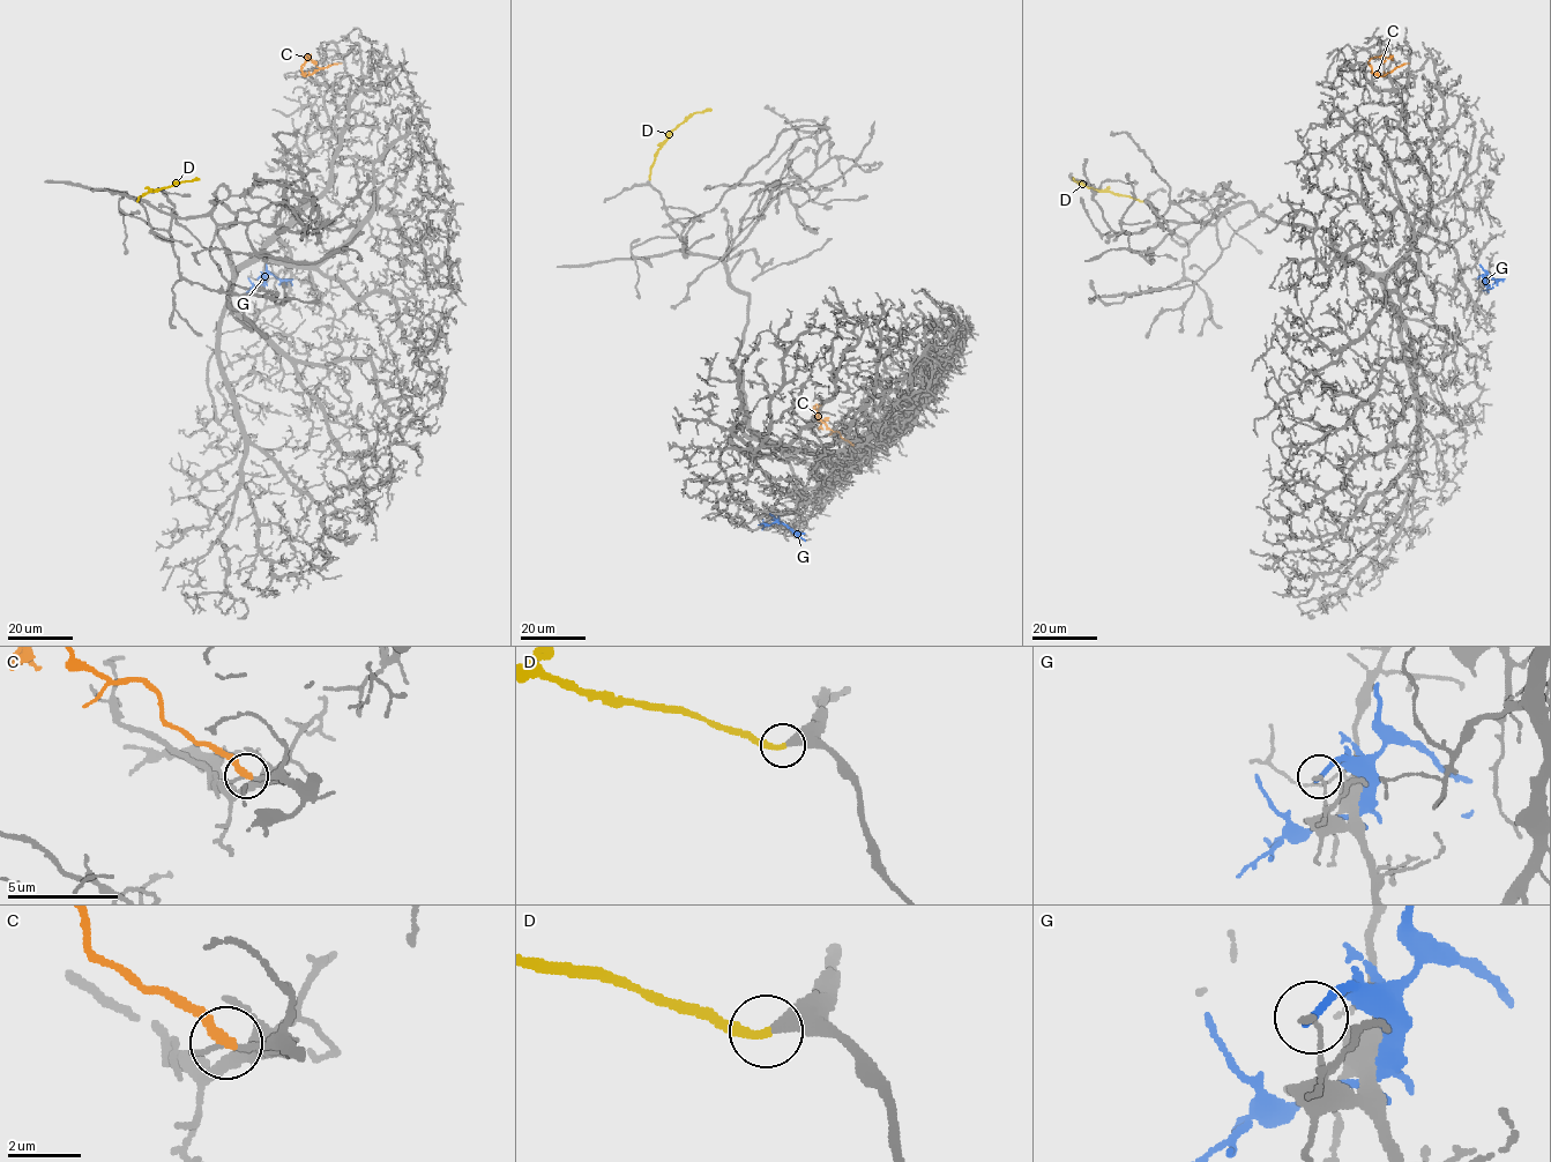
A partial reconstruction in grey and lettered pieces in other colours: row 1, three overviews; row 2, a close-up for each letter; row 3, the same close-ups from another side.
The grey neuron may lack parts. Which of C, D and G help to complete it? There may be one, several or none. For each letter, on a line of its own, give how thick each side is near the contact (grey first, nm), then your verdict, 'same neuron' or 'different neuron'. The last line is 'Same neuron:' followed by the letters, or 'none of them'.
C: 180 nm thick on the grey side, 280 nm on the other; different neuron
D: 360 nm thick on the grey side, 320 nm on the other; same neuron
G: 180 nm thick on the grey side, 240 nm on the other; different neuron
Same neuron: D

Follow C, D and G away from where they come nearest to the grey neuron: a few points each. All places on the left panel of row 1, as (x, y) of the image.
C: (341, 62), (305, 76), (300, 66), (306, 57), (308, 58), (306, 60)
D: (138, 201), (149, 192), (199, 179)
G: (258, 278), (270, 273), (282, 280), (292, 278)

